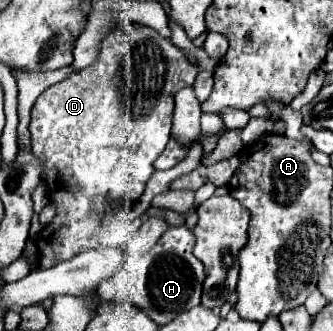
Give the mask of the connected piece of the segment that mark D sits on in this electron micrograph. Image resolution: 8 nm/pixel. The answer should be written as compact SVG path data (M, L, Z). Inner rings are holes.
M143 26L111 32L111 36L105 36L105 40L101 42L97 60L91 66L41 92L31 110L31 152L35 154L35 158L43 160L49 200L55 204L57 210L55 218L43 226L37 238L41 270L47 270L63 260L71 260L83 250L101 248L97 234L101 228L103 212L95 206L95 196L105 196L105 200L115 206L131 206L139 200L147 180L155 172L151 164L163 152L167 140L171 138L169 134L175 106L175 90L191 86L195 78L197 68L187 62L183 52L171 40L159 36L153 28Z

